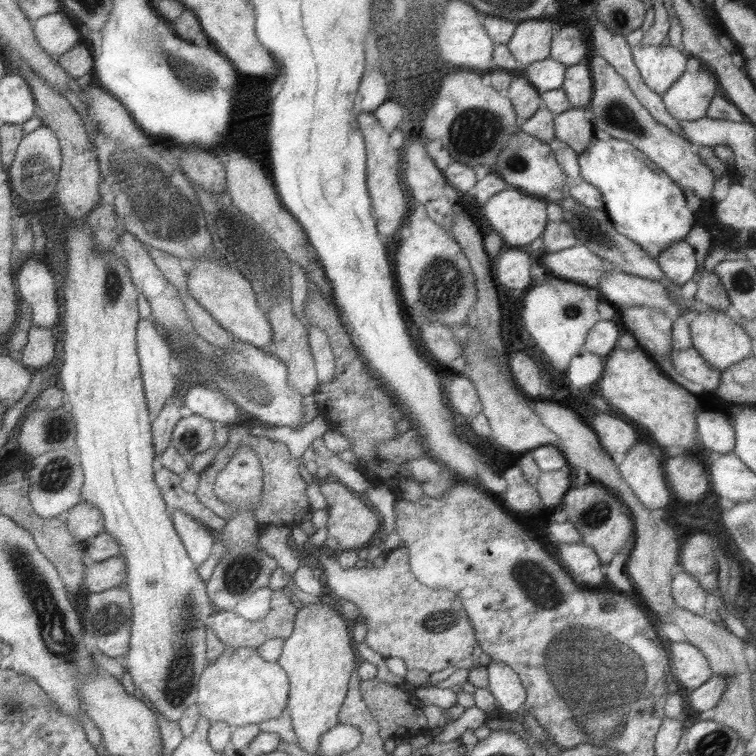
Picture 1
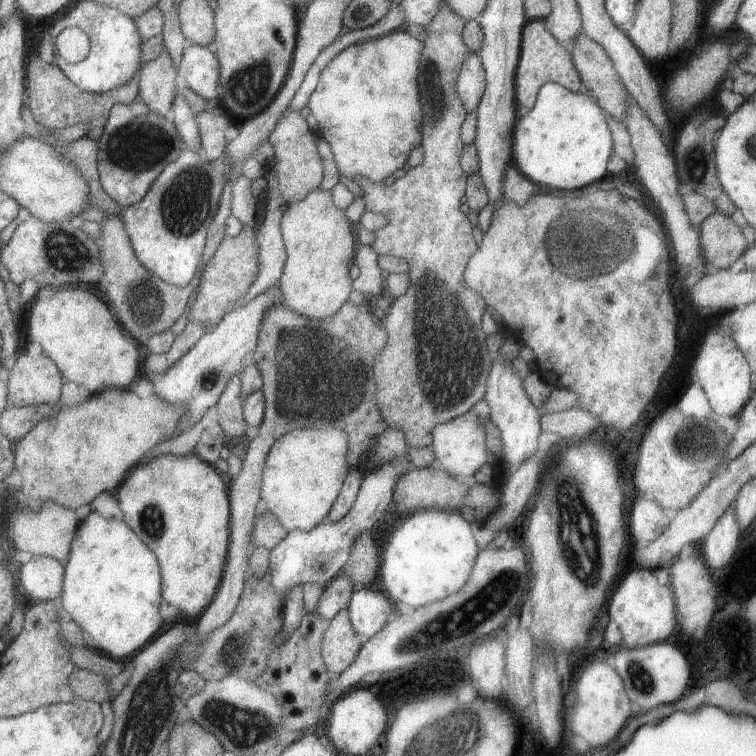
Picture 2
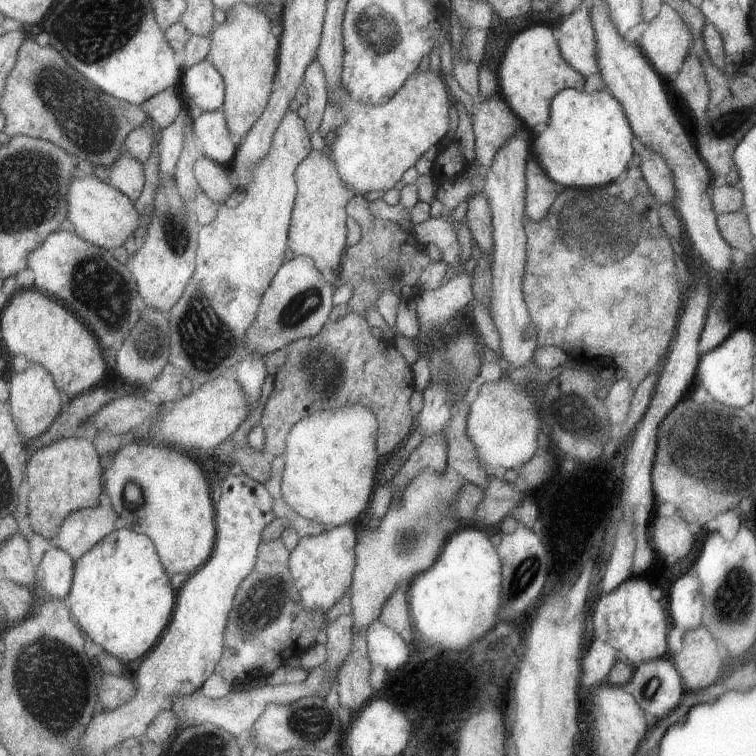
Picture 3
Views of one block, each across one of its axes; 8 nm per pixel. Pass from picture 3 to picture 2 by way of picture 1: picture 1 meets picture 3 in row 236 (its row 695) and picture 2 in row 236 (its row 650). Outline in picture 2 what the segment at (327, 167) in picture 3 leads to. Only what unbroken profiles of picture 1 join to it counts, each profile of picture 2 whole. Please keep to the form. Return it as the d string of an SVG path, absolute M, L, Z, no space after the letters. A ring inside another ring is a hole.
M315 188L303 200L291 202L287 206L281 218L281 234L283 234L283 244L287 252L287 262L285 262L281 280L277 282L283 292L283 306L287 310L303 314L307 320L331 318L341 308L341 304L349 300L349 294L353 292L351 290L353 278L349 276L349 266L351 266L351 258L355 256L355 248L357 248L355 228L347 220L345 212L331 202L329 190Z

